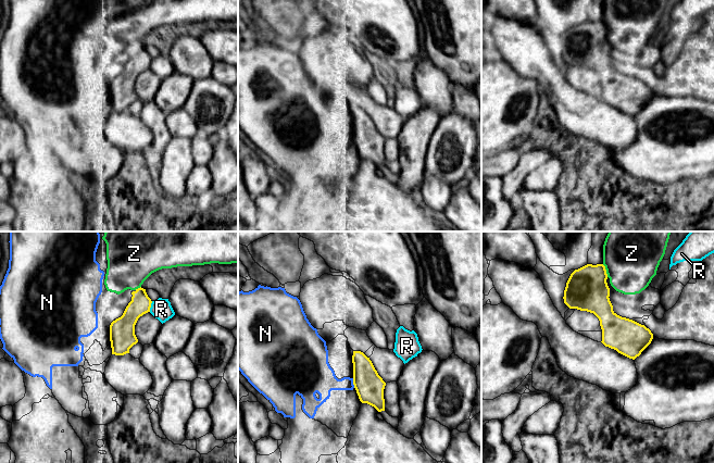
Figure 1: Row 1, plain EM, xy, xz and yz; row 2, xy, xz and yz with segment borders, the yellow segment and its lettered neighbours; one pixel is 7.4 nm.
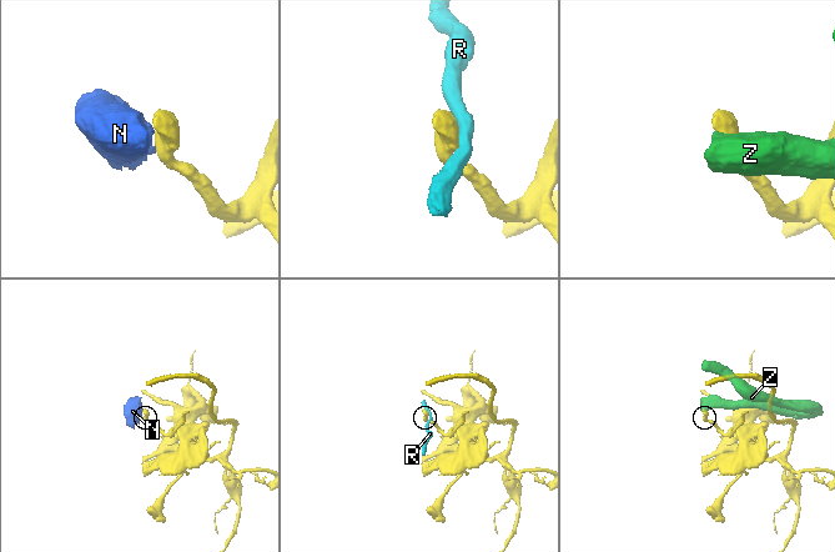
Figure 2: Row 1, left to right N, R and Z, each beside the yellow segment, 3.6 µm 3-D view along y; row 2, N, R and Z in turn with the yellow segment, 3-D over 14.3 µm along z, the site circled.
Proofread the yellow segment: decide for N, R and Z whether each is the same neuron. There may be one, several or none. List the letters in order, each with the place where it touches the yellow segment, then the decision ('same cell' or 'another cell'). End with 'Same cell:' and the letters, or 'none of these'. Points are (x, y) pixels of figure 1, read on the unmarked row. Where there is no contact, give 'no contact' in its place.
N: meets yellow in xz at (353, 139); another cell
R: meets yellow in xy at (150, 63); another cell
Z: meets yellow in yz at (605, 27); another cell
Same cell: none of these

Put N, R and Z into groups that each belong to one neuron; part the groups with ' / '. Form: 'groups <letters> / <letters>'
groups N Z / R

